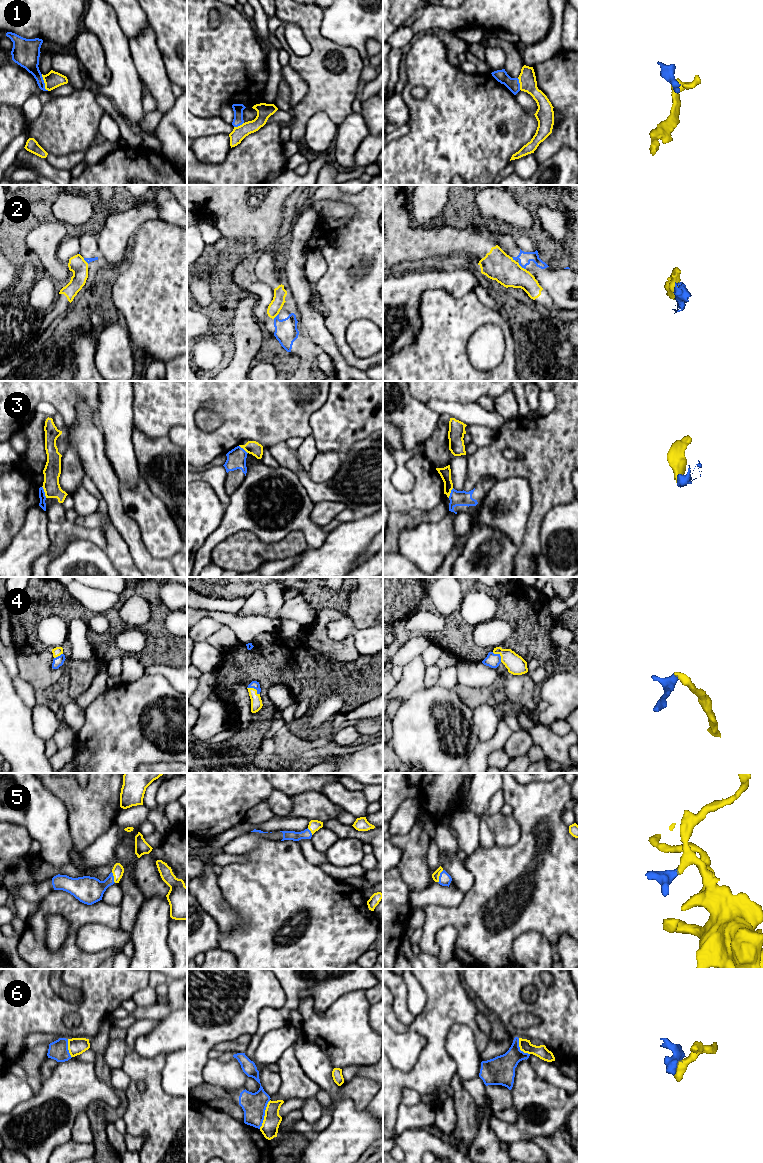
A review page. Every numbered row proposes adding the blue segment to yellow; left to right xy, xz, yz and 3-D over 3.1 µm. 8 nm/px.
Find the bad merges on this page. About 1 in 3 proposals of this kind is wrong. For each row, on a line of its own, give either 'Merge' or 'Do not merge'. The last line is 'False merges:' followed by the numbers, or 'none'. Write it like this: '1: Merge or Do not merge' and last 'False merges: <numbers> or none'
1: Do not merge
2: Do not merge
3: Do not merge
4: Merge
5: Merge
6: Do not merge
False merges: 1, 2, 3, 6

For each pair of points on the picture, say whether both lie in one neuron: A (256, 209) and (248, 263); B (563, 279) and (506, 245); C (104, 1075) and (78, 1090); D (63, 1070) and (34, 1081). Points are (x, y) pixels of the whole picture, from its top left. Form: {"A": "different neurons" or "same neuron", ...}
{"A": "same neuron", "B": "same neuron", "C": "different neurons", "D": "different neurons"}

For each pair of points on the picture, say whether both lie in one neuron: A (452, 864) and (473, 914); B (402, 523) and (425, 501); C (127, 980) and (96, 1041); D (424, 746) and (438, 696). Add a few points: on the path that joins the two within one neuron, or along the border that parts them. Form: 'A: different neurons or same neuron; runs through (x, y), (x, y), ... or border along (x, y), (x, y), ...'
A: different neurons; border along (467, 869), (473, 876), (473, 885), (464, 893)
B: different neurons; border along (440, 502), (426, 511), (394, 512)
C: different neurons; border along (108, 1017), (102, 1021), (99, 1030), (93, 1036)
D: same neuron; runs through (424, 733), (425, 708)

